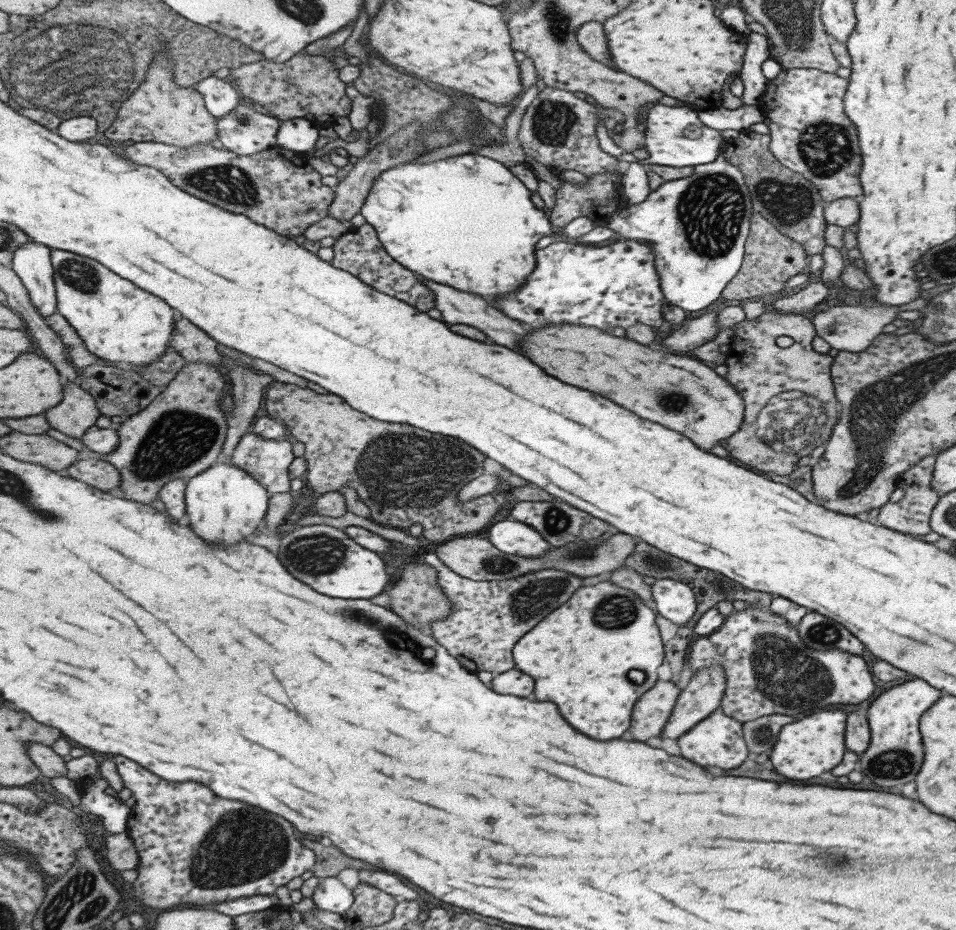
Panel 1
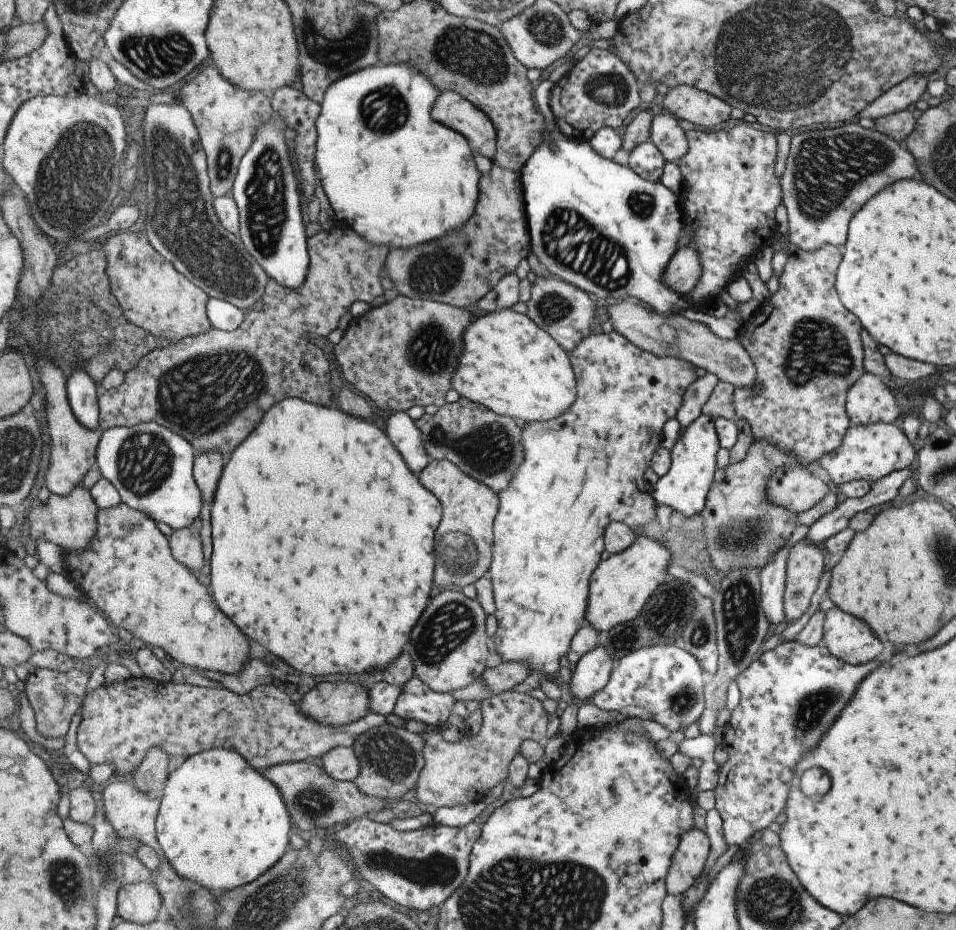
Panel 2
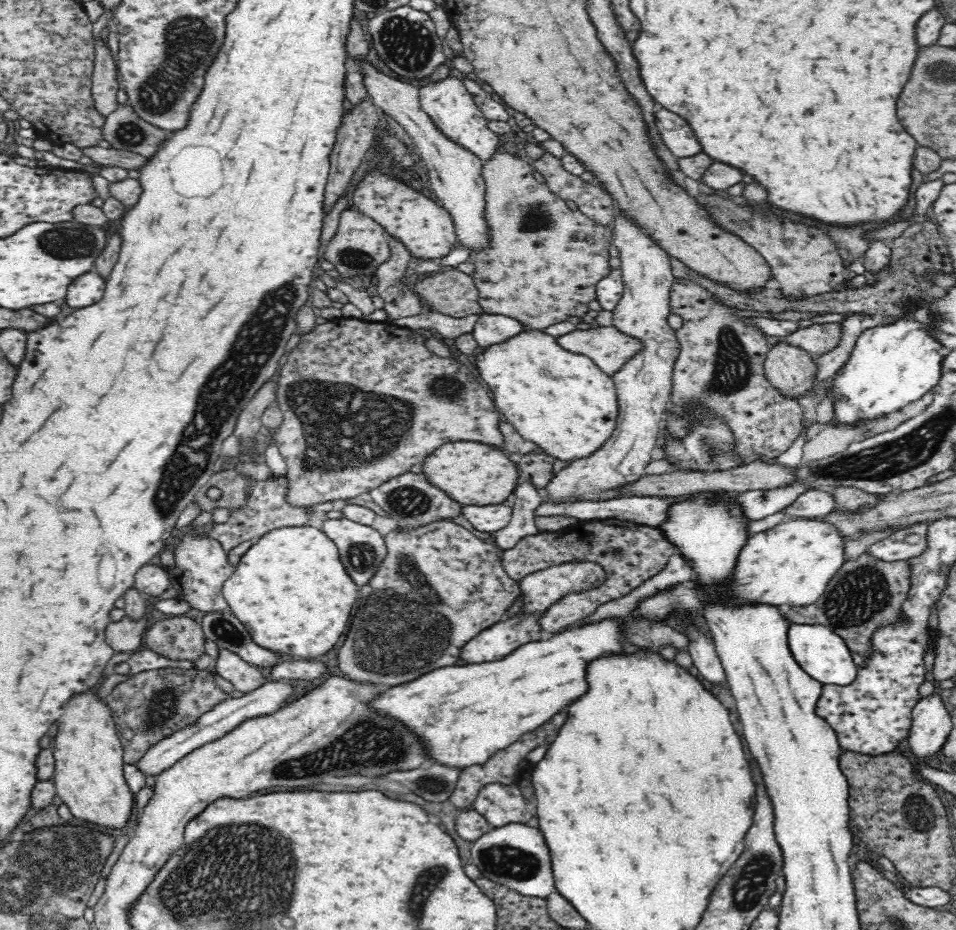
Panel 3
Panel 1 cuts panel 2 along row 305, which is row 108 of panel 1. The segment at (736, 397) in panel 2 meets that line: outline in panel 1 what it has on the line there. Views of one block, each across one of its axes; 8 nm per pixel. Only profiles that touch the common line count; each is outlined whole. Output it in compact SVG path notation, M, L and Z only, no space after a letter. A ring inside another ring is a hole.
M793 68L793 70L781 70L769 84L765 86L765 92L759 98L761 114L769 118L769 152L789 170L801 174L805 180L813 182L819 190L819 196L825 204L841 198L859 198L863 192L863 186L859 182L861 174L861 158L857 148L857 136L853 124L843 114L843 94L849 80L835 76L835 72L823 72L815 68Z

